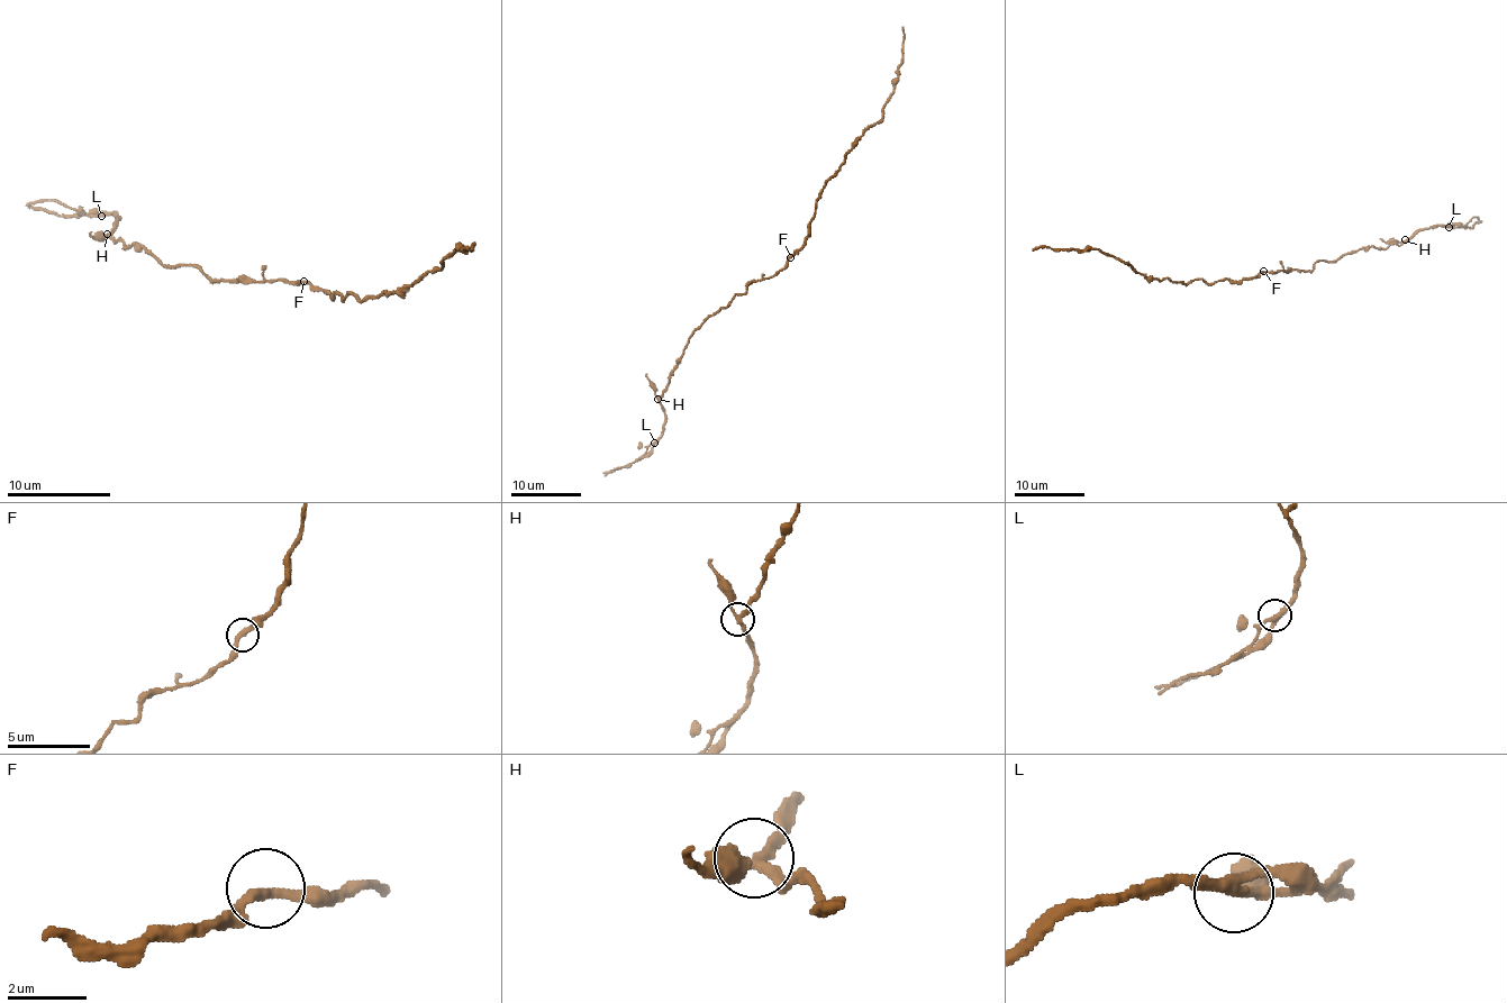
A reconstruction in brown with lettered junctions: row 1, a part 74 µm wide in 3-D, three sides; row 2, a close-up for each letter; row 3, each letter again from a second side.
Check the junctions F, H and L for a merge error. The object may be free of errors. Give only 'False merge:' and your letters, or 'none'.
False merge: H

